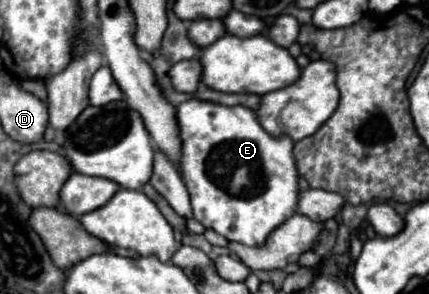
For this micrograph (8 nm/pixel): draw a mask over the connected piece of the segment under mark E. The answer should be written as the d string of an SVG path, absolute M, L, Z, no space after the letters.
M194 97L178 107L176 117L184 141L182 179L192 199L194 219L228 241L248 247L264 245L266 237L298 207L294 141L264 131L258 115L244 105L228 107Z

